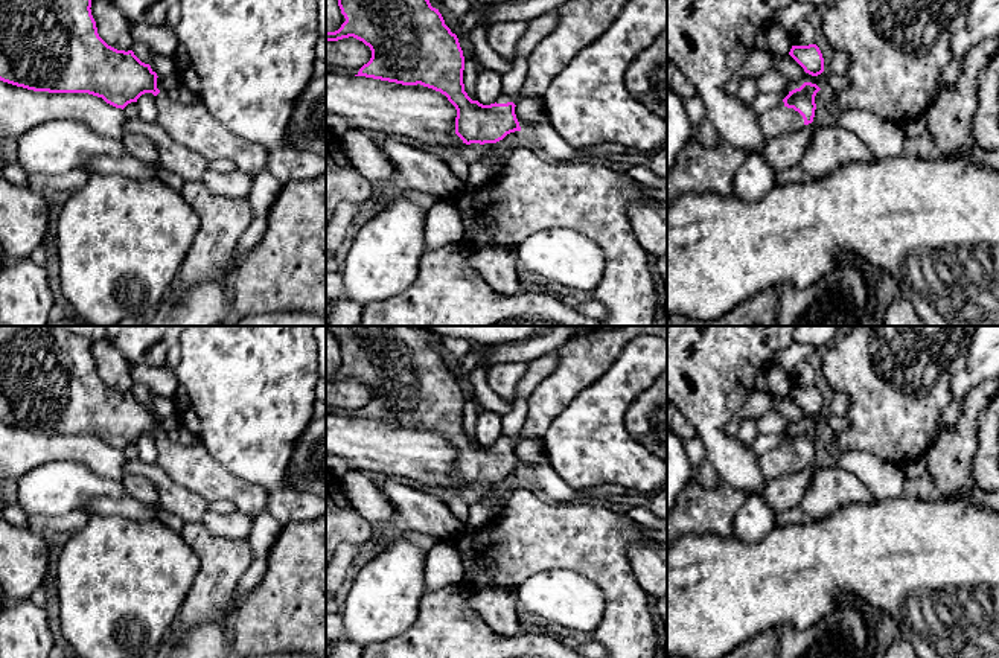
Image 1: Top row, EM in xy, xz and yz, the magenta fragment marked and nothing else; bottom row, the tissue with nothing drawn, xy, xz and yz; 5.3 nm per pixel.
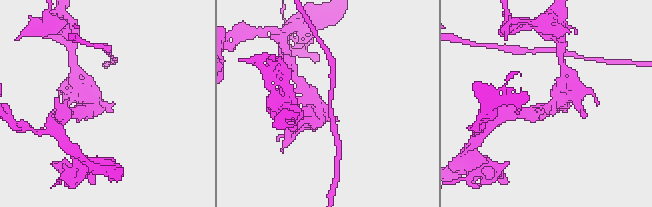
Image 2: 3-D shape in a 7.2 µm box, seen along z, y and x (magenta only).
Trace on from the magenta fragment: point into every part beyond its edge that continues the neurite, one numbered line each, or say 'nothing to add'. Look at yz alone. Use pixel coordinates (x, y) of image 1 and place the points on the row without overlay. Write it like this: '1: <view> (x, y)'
1: yz (778, 462)

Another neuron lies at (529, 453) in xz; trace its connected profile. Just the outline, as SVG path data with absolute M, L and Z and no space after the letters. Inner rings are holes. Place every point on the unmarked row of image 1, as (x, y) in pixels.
M524 439L516 445L515 455L522 474L528 471L531 466L550 465L542 449L542 443L530 439Z

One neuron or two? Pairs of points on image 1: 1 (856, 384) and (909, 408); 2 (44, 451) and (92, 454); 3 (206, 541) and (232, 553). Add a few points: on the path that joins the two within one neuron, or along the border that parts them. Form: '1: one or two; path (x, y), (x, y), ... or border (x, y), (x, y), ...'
1: one; path (870, 384), (882, 384), (896, 395)
2: one; path (57, 451), (79, 451)
3: one; path (212, 547), (218, 553), (226, 553)

